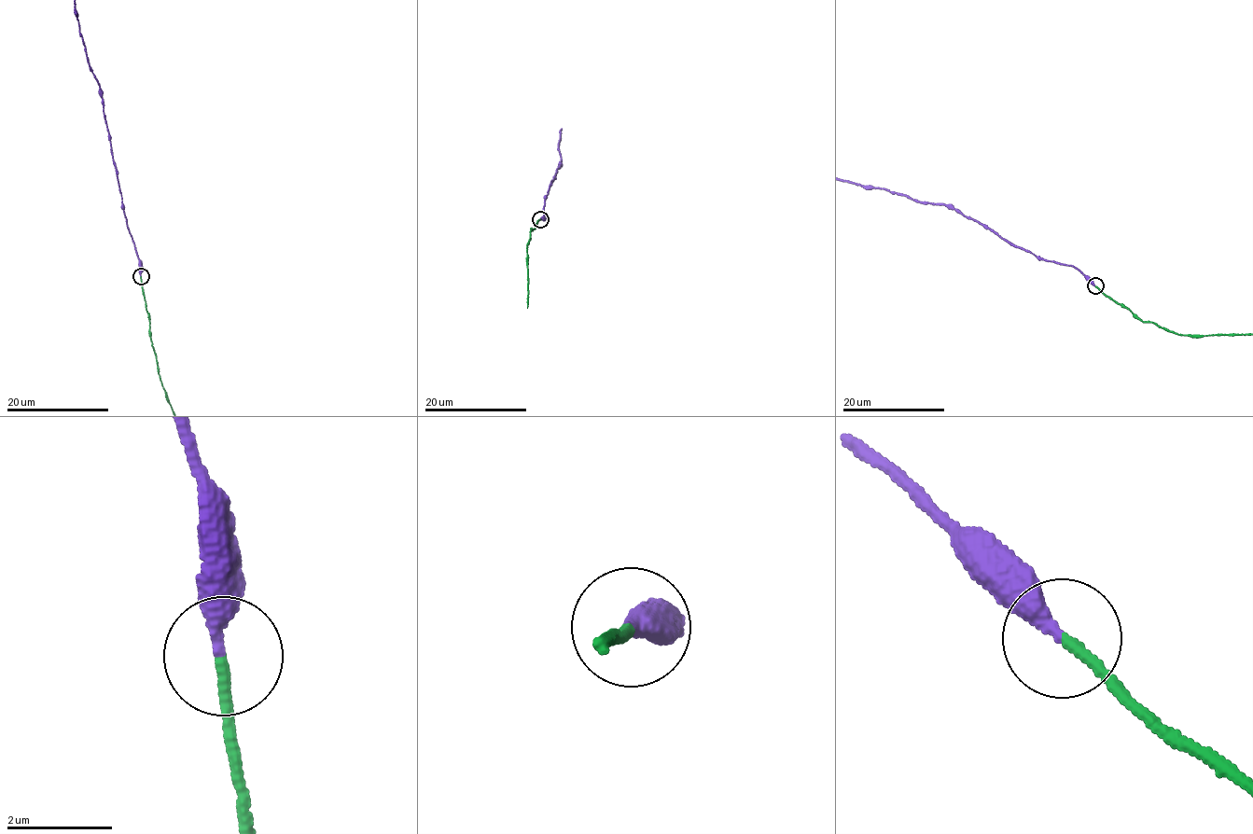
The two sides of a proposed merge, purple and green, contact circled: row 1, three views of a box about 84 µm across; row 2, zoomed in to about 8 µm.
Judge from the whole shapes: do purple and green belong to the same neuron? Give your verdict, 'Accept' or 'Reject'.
Accept

